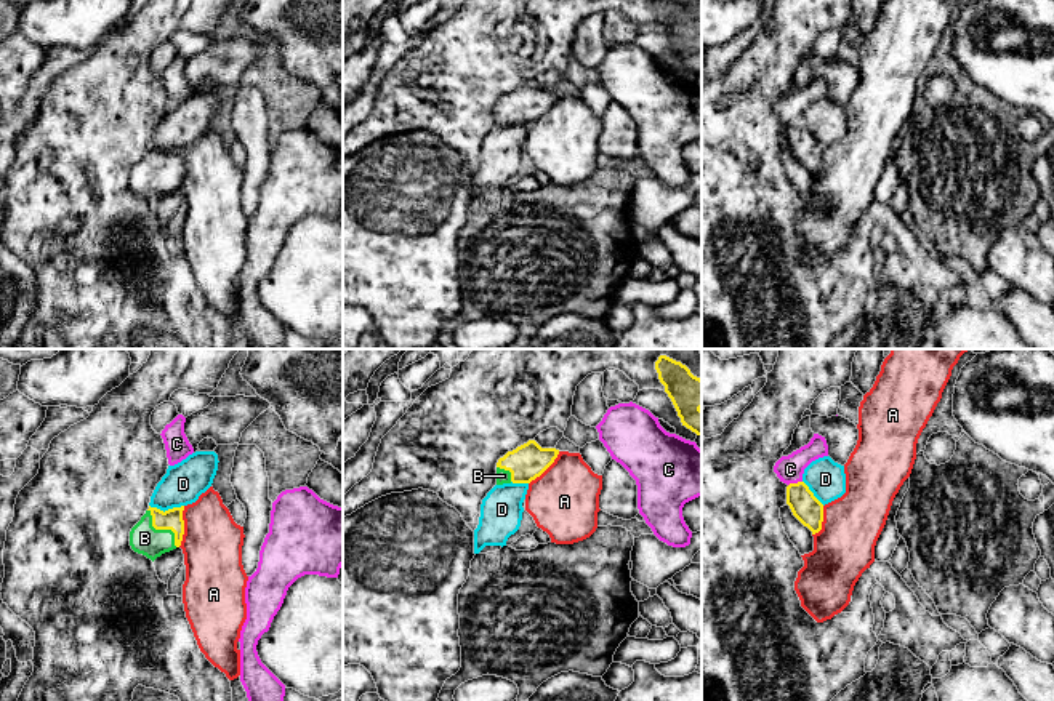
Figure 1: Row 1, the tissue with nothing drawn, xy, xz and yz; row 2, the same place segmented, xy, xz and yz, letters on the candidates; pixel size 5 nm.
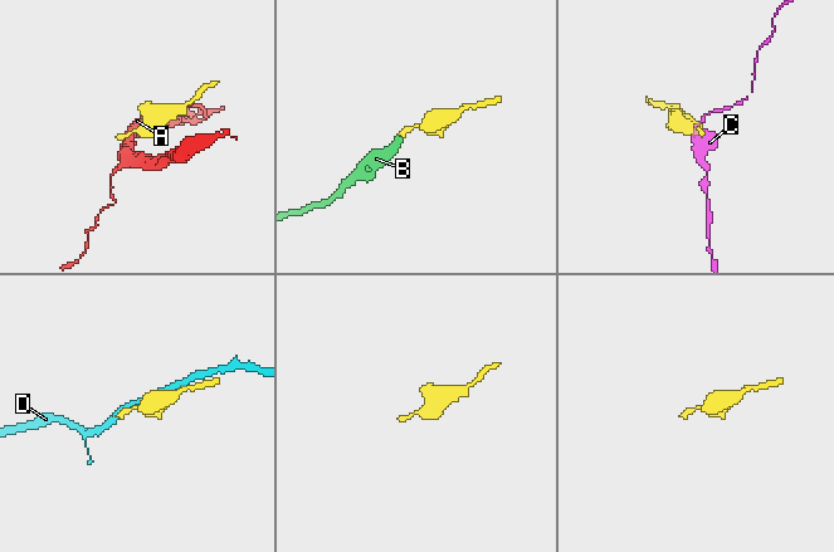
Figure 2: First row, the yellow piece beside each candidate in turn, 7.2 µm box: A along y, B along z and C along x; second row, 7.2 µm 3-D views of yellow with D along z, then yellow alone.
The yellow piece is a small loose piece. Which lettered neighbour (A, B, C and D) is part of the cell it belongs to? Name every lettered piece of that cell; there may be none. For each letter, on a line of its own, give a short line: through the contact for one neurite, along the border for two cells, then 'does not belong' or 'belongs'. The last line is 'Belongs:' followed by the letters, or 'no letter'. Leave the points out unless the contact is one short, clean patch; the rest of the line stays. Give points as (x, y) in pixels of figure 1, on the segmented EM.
A: line xy (185, 506), (183, 540), (178, 546); does not belong
B: line xy (172, 519), (162, 528), (144, 538); belongs
C: does not belong
D: does not belong
Belongs: B

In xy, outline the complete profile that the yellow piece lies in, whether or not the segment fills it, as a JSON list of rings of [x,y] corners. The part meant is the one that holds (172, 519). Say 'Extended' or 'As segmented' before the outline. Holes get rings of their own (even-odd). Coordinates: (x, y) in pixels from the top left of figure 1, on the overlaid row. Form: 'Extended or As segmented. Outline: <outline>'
Extended. Outline: [[[149,506],[130,531],[131,549],[154,562],[162,554],[179,547],[184,535],[183,511],[184,506],[165,512]]]

